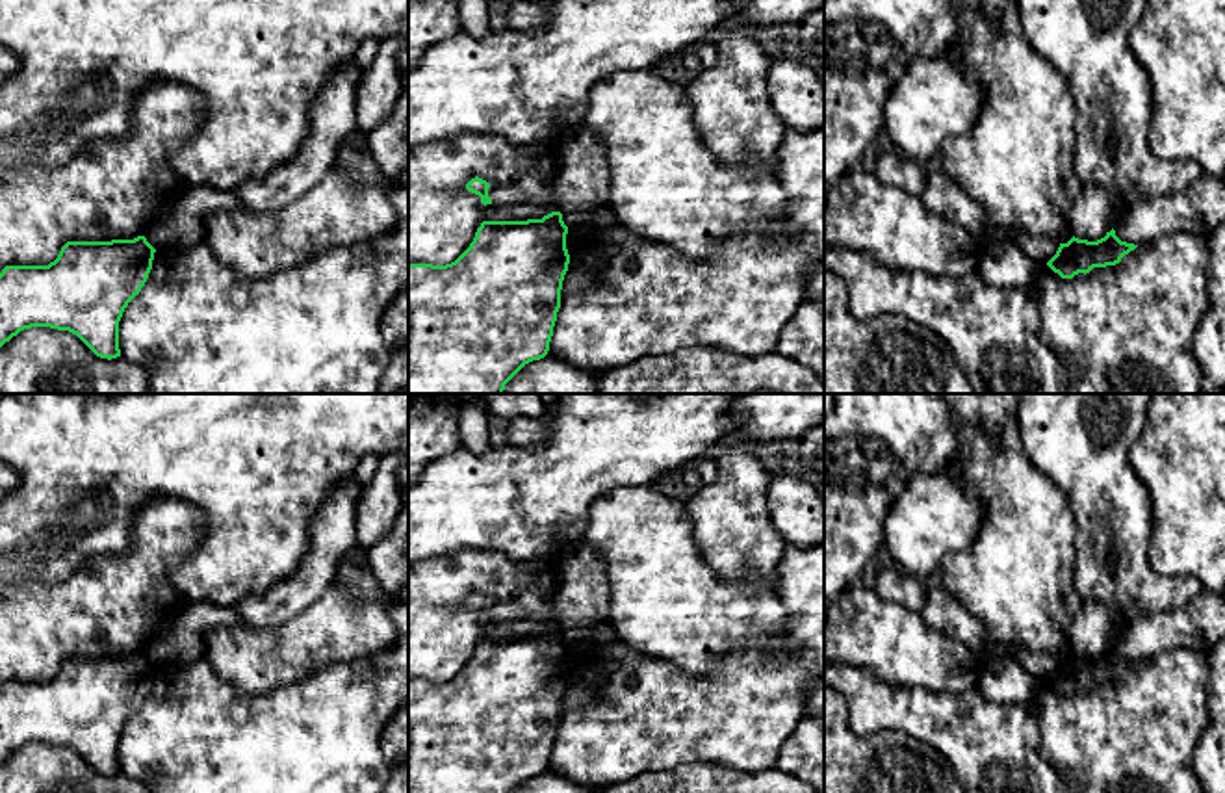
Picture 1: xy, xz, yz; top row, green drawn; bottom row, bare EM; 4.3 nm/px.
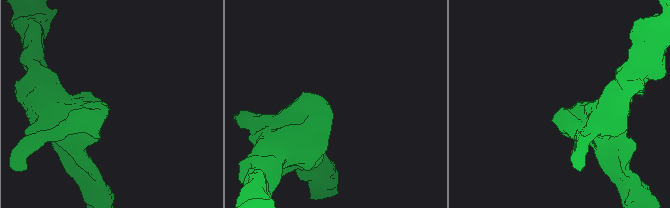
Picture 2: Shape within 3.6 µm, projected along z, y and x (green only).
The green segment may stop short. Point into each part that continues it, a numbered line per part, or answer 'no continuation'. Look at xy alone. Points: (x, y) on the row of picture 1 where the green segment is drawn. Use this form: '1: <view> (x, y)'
no continuation

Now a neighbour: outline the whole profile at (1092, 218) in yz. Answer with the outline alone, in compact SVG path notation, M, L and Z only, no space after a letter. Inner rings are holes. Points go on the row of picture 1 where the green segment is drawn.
M1084 186L1073 204L1069 230L1078 240L1097 241L1112 230L1114 219L1108 193L1099 186Z

